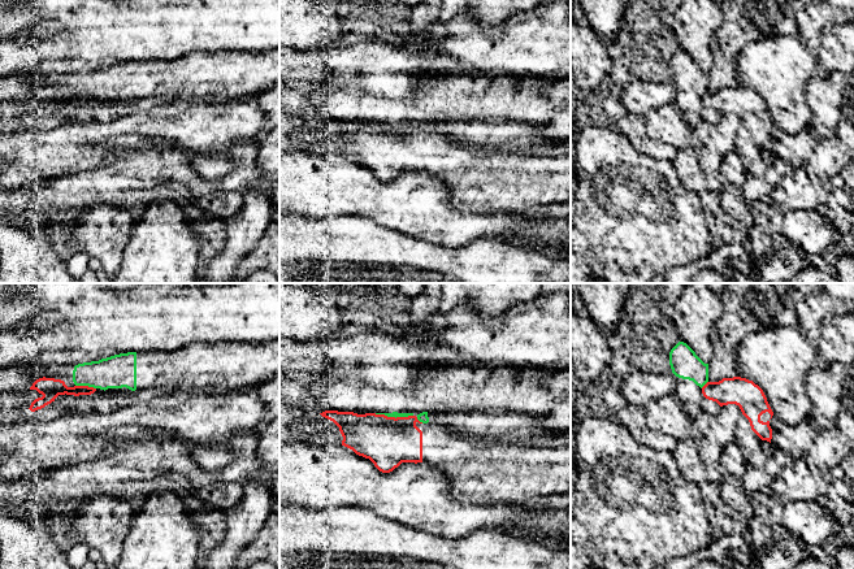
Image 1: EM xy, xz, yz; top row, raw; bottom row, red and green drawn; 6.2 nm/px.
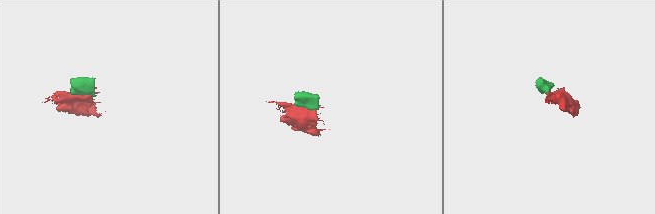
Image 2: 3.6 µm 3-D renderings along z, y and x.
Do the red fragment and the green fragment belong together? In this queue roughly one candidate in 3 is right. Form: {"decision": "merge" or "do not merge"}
{"decision": "do not merge"}

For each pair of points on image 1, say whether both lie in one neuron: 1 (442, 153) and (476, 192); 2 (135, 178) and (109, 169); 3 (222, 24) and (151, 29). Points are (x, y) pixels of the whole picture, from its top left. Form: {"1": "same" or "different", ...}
{"1": "different", "2": "same", "3": "same"}

